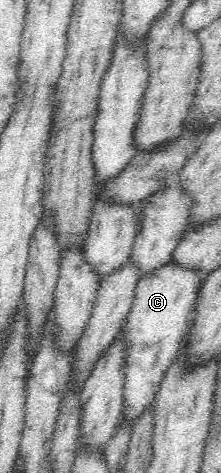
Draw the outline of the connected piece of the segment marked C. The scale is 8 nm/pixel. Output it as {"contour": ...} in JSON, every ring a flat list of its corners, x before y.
{"contour":[[171,260,152,275,138,280,132,307,122,328,123,332,121,332,122,338,126,340,126,370,125,379,123,379,124,394,120,417,120,424,123,427,132,431,132,426,137,424,141,415,154,408,155,398,163,384,163,379,167,376,169,368,173,366,173,362,177,360,179,350,185,344,191,322,190,312,195,308,201,281,204,277,203,273,195,271,195,269,181,269,177,263,173,263]]}

